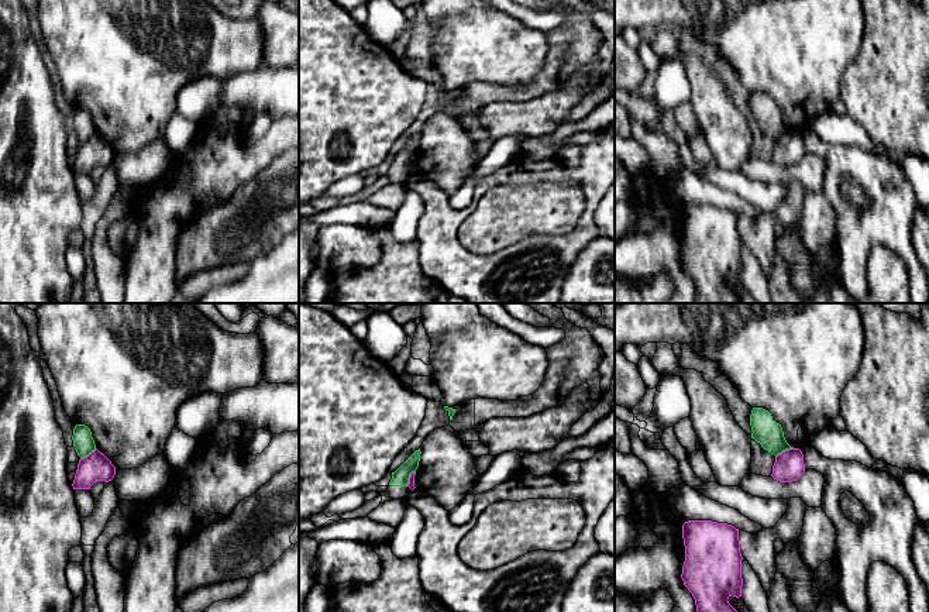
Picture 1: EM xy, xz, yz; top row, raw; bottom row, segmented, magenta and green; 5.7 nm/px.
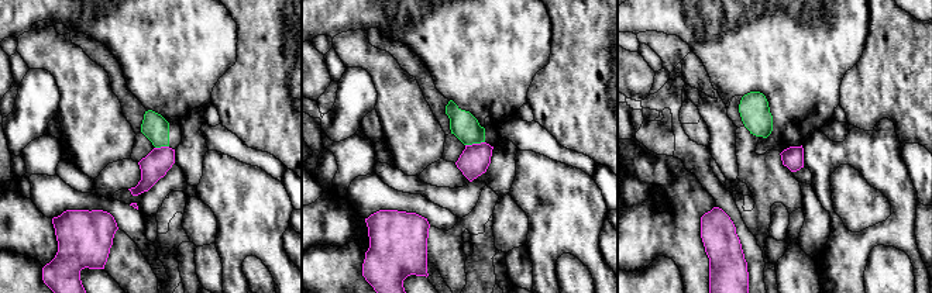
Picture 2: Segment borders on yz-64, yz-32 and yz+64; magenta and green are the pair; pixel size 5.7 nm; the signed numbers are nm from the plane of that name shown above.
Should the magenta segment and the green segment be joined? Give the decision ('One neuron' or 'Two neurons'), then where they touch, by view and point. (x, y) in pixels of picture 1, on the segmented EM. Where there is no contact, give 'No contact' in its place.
Two neurons. Touches magenta at yz (784, 451)

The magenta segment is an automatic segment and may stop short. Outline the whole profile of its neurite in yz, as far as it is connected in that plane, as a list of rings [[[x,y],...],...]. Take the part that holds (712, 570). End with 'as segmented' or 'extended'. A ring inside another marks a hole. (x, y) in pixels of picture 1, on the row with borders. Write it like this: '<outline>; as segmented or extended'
[[[712,520],[682,525],[685,561],[681,578],[692,594],[696,612],[737,612],[729,598],[742,596],[739,529]]]; as segmented

